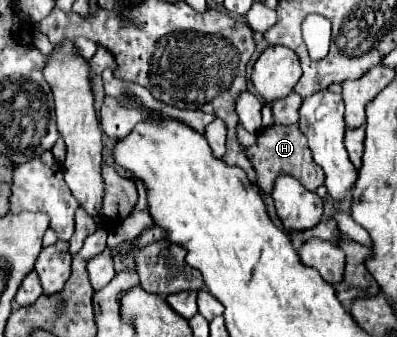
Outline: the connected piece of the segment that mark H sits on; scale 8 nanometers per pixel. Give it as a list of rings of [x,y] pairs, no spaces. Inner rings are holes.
[[[271,125],[267,129],[261,129],[257,135],[257,143],[245,147],[245,155],[257,173],[255,187],[261,193],[271,193],[275,179],[283,173],[293,175],[309,191],[315,191],[319,185],[323,185],[323,169],[313,161],[307,147],[307,137],[301,133],[299,125]]]

